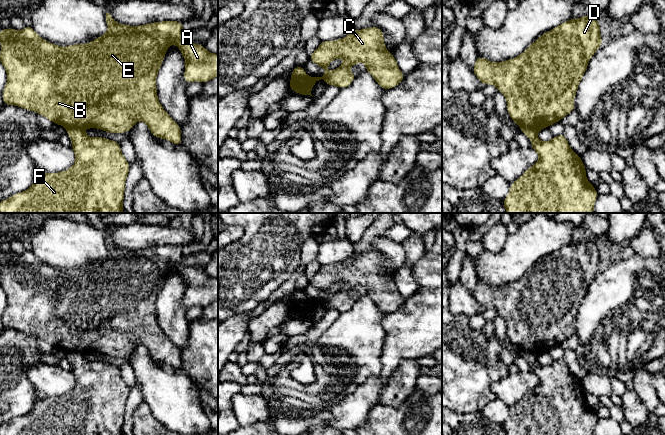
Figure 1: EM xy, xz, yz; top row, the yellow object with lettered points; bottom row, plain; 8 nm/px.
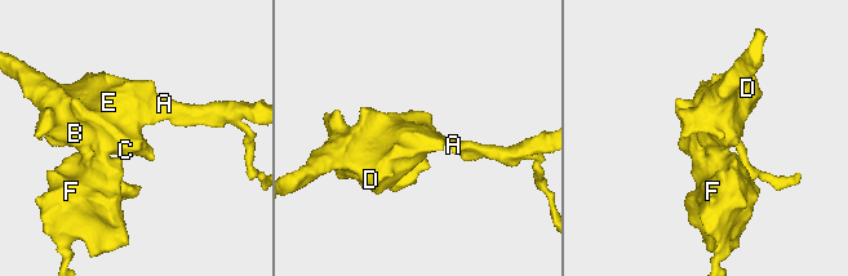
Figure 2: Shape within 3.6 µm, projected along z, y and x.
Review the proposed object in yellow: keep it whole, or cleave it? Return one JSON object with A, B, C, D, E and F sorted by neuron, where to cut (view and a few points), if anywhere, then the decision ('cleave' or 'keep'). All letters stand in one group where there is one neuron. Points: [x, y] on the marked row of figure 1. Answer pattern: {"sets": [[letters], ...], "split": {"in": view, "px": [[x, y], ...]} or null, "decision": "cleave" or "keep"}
{"sets": [["A", "B", "C", "D", "E"], ["F"]], "split": {"in": "xy", "px": [[67, 127], [79, 127], [82, 130]]}, "decision": "cleave"}

